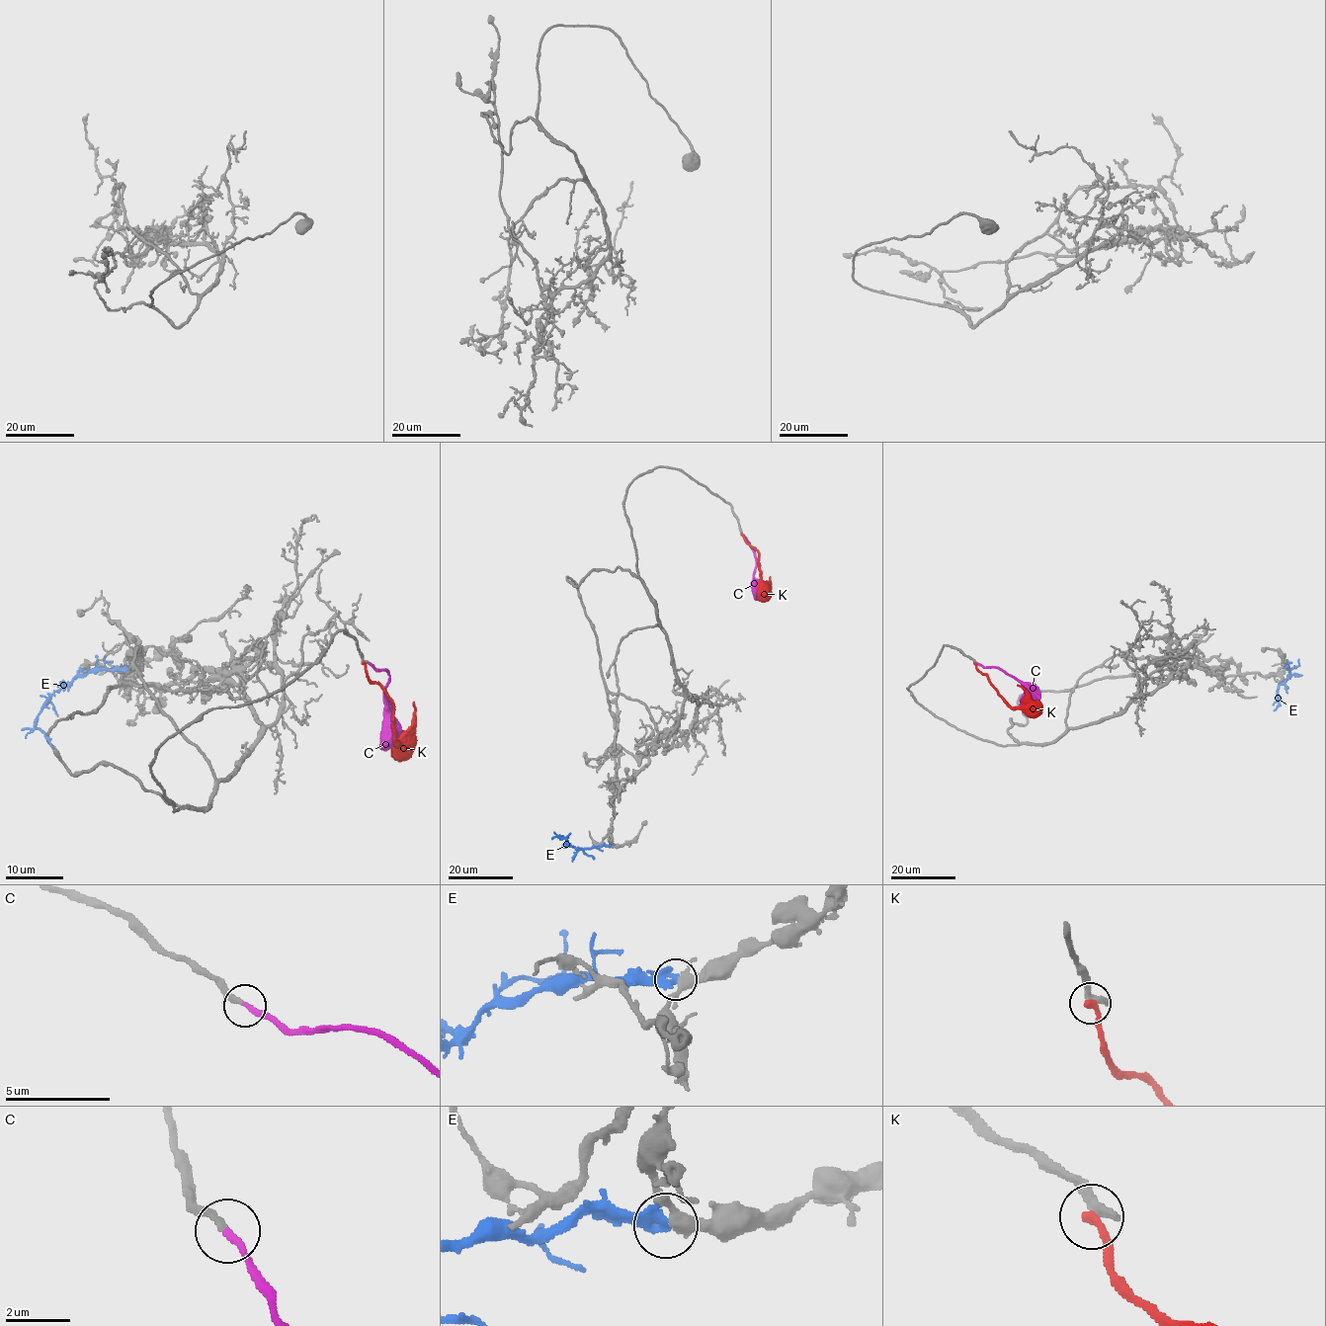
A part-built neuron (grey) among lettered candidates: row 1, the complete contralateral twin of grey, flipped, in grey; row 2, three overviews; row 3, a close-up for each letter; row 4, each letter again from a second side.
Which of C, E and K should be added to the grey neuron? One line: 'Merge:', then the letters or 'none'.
Merge: C

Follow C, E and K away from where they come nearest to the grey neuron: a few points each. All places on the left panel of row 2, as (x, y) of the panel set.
C: (369, 663), (375, 670), (388, 673), (382, 736), (388, 742), (388, 748)
E: (126, 669), (93, 669), (77, 674), (55, 691), (42, 706), (36, 725), (54, 748)
K: (363, 663), (366, 674), (381, 688), (393, 704), (393, 734), (397, 742), (412, 723), (413, 702)

